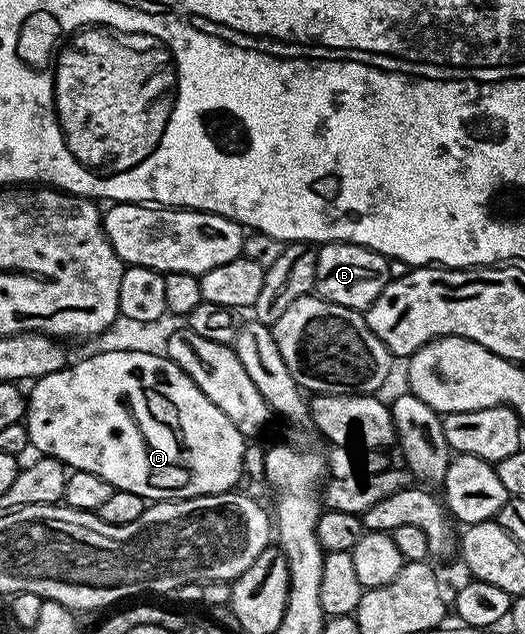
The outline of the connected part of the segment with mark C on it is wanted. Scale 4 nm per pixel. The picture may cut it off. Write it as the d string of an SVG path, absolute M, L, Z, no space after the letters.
M108 349L105 353L96 353L93 357L84 357L81 361L65 364L64 368L54 371L45 377L35 378L32 394L29 392L26 397L26 426L28 430L28 440L31 448L37 449L37 454L45 457L55 457L57 461L63 463L69 470L90 471L106 483L110 483L113 490L121 489L130 491L134 495L143 497L145 502L155 503L158 501L181 501L187 497L201 497L211 493L226 493L237 488L236 480L240 477L240 472L244 469L244 444L246 438L244 434L226 419L226 415L182 371L175 365L167 355L160 357L156 353L143 353L140 349Z

